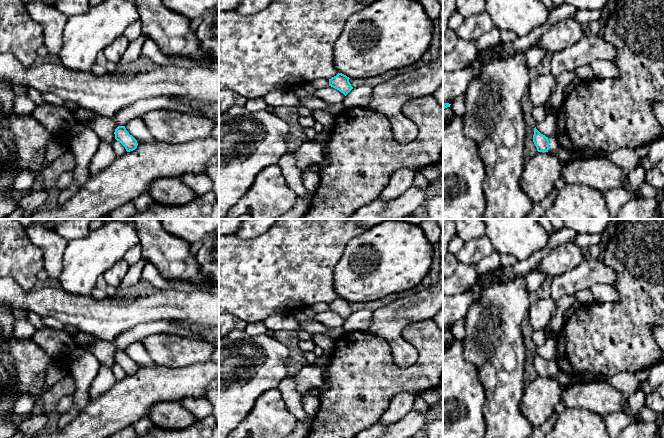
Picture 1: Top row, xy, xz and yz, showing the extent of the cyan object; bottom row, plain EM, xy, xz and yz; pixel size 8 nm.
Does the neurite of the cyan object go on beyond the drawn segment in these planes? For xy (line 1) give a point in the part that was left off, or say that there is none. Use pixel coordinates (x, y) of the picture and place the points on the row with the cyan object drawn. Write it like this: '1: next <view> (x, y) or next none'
1: next none

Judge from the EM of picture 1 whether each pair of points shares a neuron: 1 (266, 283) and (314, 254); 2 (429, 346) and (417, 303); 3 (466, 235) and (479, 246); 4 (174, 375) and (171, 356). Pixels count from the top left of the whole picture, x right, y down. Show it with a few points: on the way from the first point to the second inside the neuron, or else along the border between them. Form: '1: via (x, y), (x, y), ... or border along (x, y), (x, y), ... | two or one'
1: via (278, 274), (302, 254) | one
2: border along (432, 318), (408, 324), (401, 332) | two
3: border along (485, 234), (464, 242) | two
4: border along (196, 363), (185, 366), (157, 365) | two

